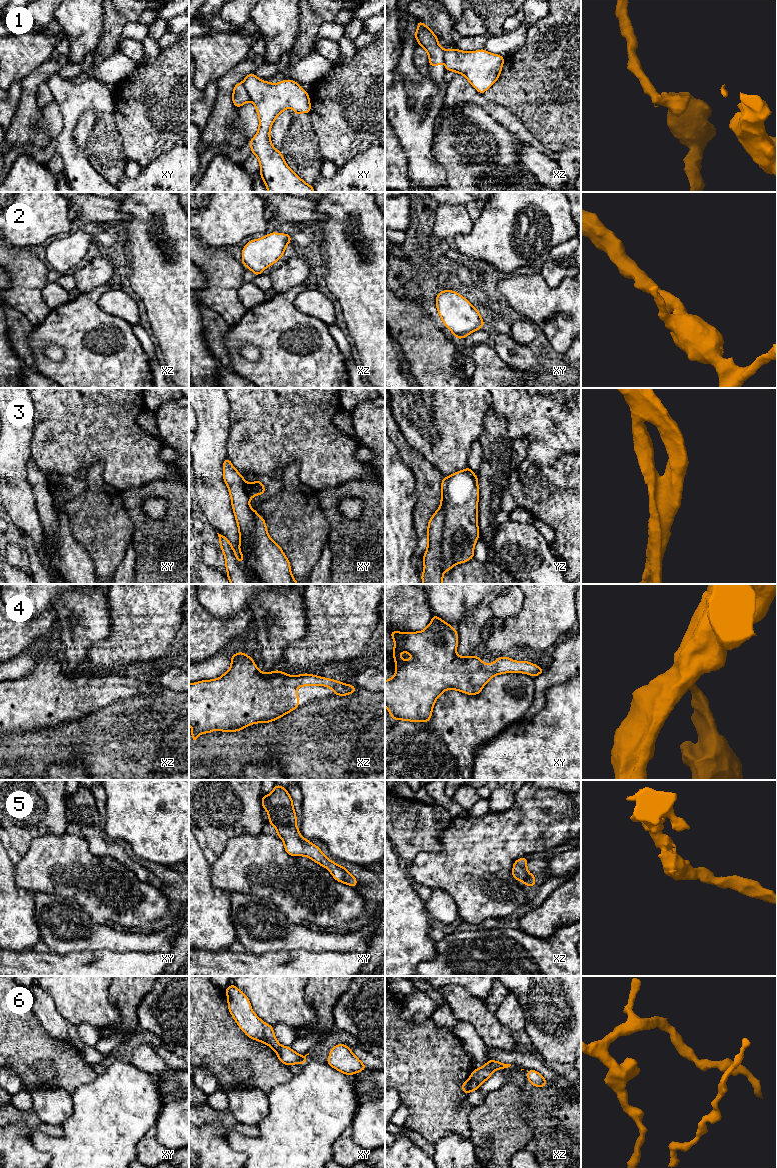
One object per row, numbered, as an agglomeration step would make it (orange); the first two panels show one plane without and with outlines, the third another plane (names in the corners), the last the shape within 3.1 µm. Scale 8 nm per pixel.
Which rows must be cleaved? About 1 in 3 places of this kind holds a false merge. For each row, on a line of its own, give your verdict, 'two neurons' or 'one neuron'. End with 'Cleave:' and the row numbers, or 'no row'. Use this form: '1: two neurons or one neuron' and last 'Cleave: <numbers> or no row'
1: two neurons
2: one neuron
3: one neuron
4: one neuron
5: one neuron
6: two neurons
Cleave: 1, 6

